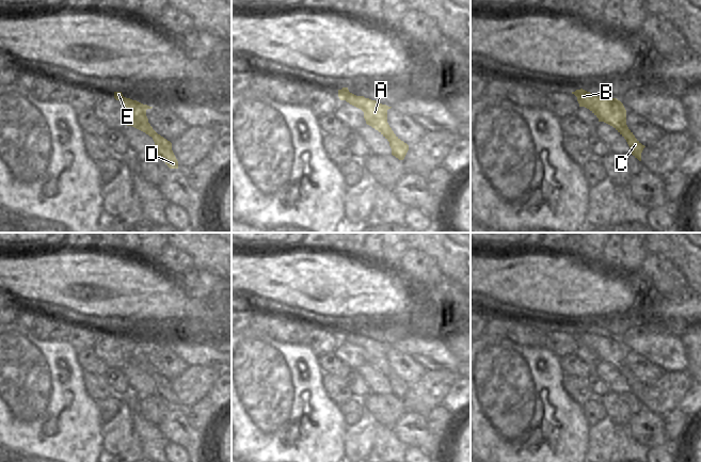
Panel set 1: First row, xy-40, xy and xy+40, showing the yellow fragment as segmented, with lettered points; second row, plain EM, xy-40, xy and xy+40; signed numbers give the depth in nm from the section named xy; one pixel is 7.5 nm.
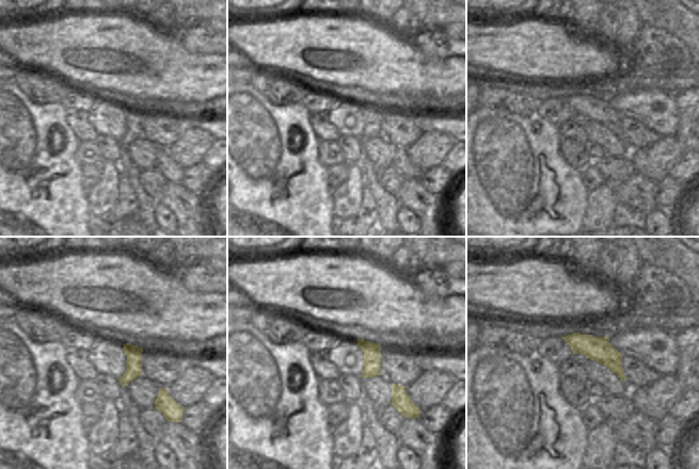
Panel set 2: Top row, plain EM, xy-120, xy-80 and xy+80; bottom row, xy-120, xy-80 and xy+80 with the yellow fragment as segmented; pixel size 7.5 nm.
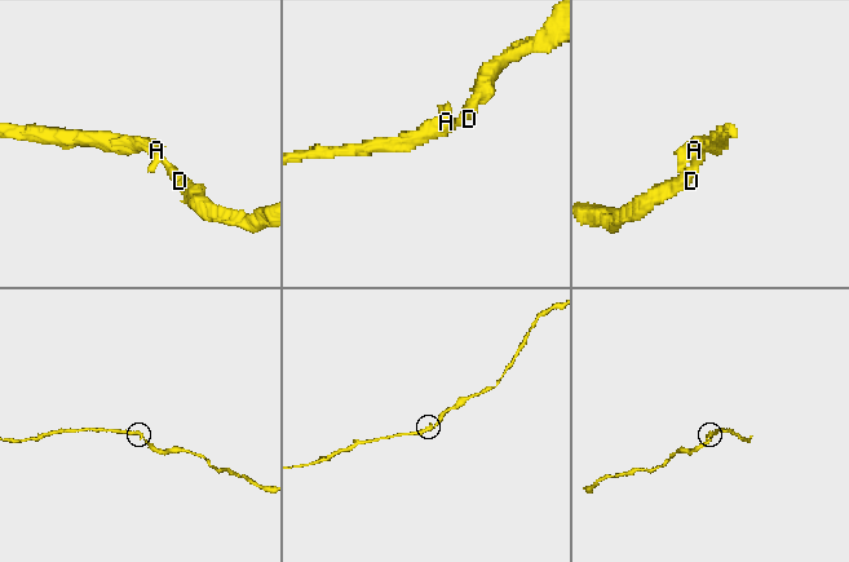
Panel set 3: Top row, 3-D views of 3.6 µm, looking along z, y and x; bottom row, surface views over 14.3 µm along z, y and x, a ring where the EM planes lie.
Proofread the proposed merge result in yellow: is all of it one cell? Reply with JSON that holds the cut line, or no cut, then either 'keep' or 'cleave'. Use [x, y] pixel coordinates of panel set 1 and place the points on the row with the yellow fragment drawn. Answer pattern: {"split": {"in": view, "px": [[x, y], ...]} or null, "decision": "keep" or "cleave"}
{"split": null, "decision": "keep"}

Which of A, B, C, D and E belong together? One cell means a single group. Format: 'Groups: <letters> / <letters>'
Groups: A B C D E

